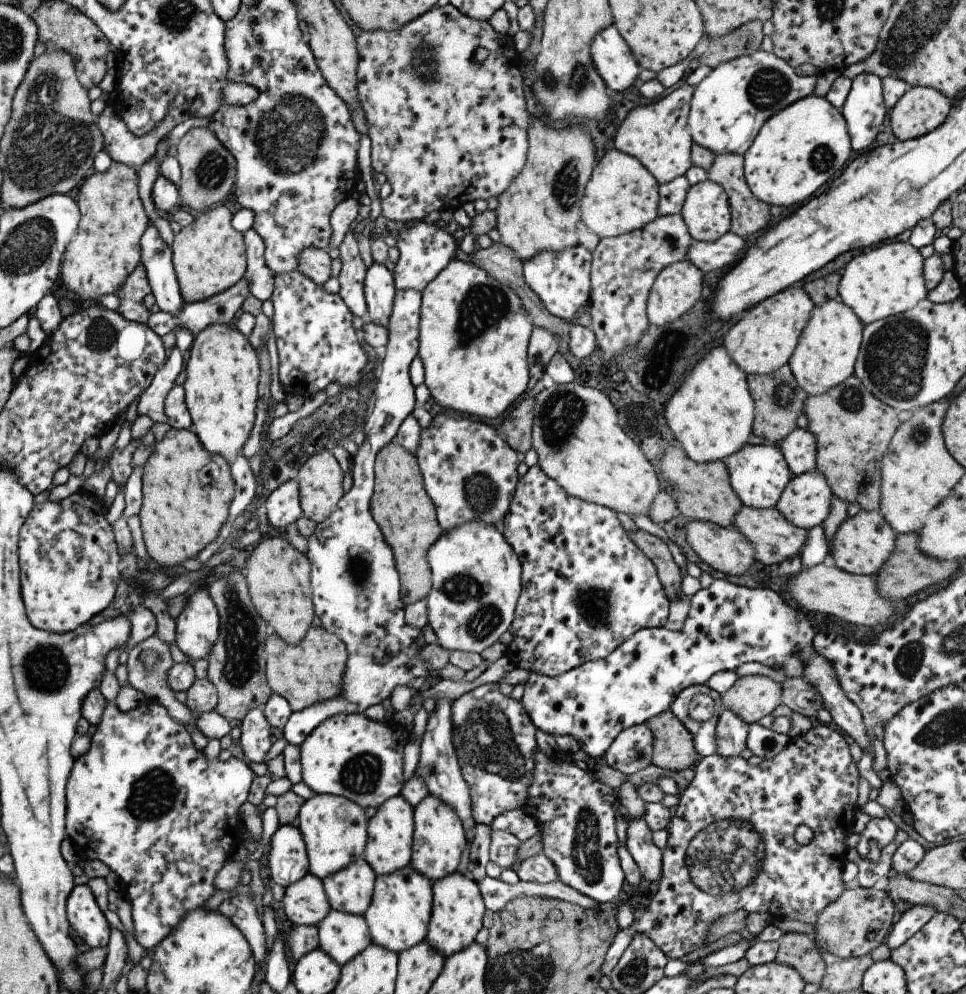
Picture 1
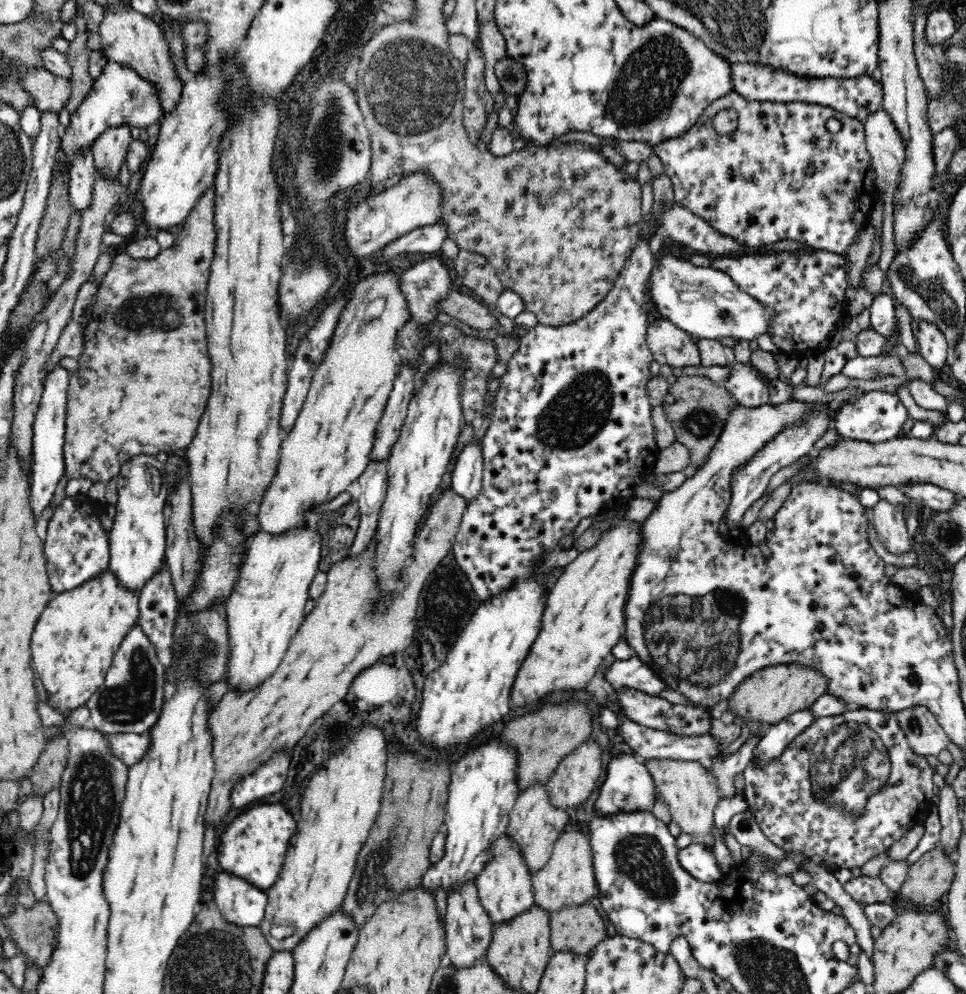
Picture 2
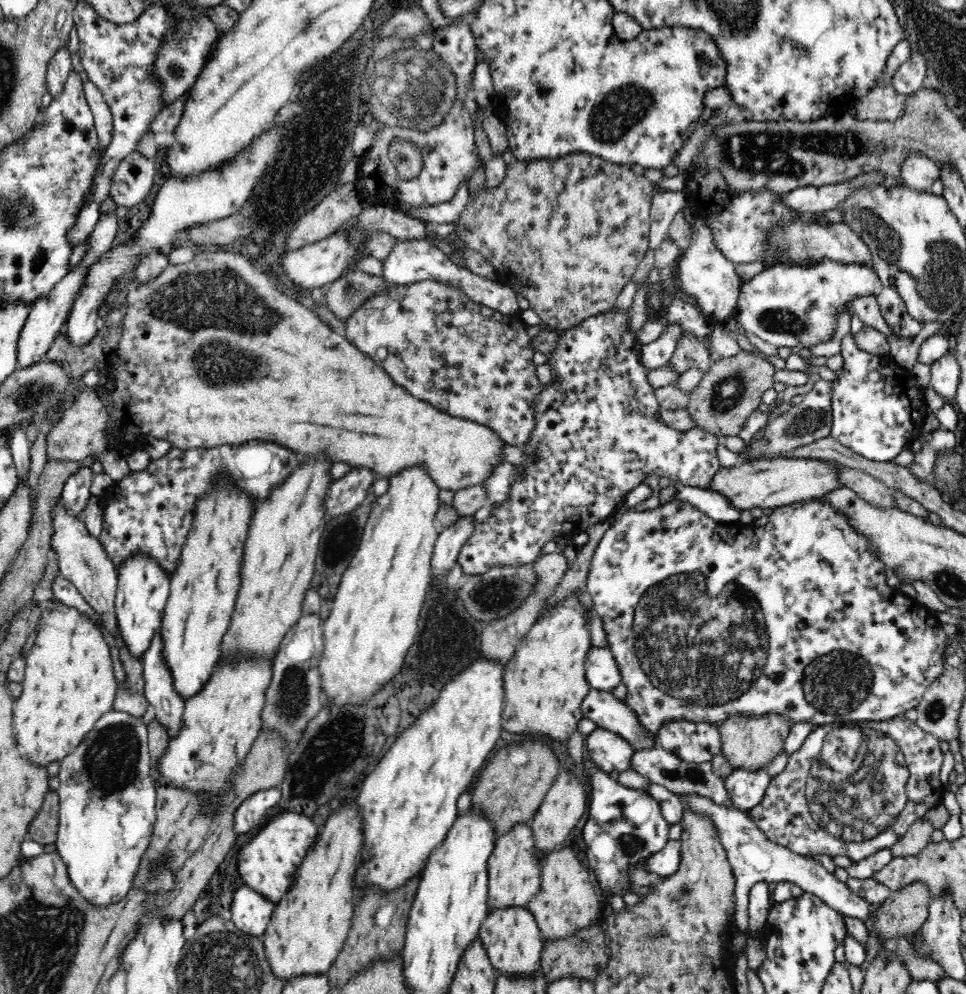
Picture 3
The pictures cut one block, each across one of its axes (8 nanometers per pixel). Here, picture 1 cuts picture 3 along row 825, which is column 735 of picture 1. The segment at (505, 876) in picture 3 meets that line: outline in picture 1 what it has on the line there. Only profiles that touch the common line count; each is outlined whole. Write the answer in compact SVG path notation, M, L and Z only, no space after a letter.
M743 505L738 514L734 516L733 527L741 532L754 546L754 558L758 562L762 562L764 566L770 566L770 564L780 564L786 560L786 558L794 558L798 552L801 552L802 546L806 541L808 535L807 530L802 530L790 524L776 507L774 508L752 508Z

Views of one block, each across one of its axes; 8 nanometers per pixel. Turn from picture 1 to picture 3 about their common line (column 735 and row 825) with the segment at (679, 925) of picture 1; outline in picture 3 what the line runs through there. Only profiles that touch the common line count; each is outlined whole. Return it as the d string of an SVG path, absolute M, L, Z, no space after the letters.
M894 717L878 722L851 722L842 725L825 725L816 726L814 730L806 737L804 744L789 756L789 760L785 769L772 777L770 785L766 790L766 795L762 798L762 802L758 807L752 808L748 813L754 824L768 837L768 840L789 848L796 854L814 856L815 854L828 854L831 858L840 855L848 856L853 861L859 861L878 850L883 848L891 848L904 836L907 828L910 828L916 820L923 819L930 810L938 806L944 798L944 794L948 791L940 780L940 766L942 766L942 758L944 758L942 748L940 748L940 739L932 733L920 729L918 725L909 719Z

